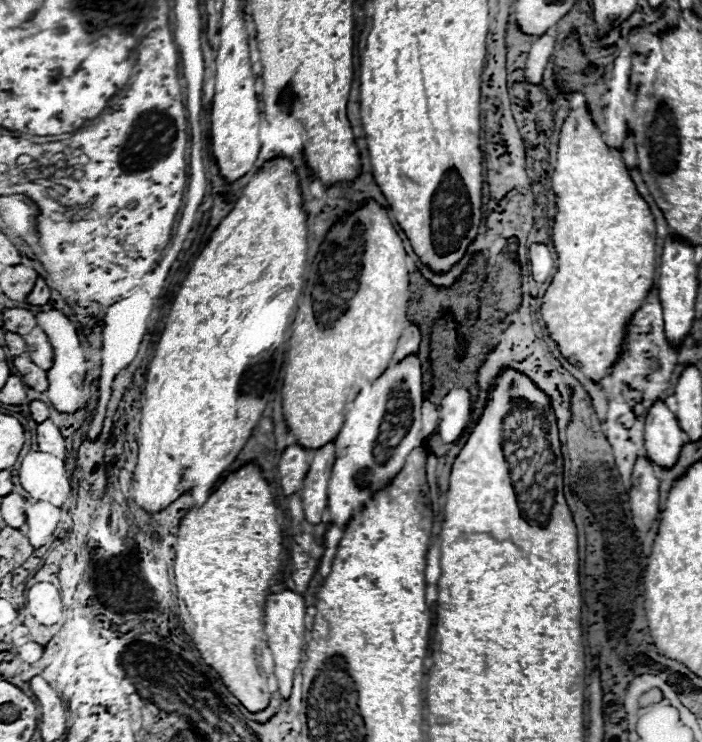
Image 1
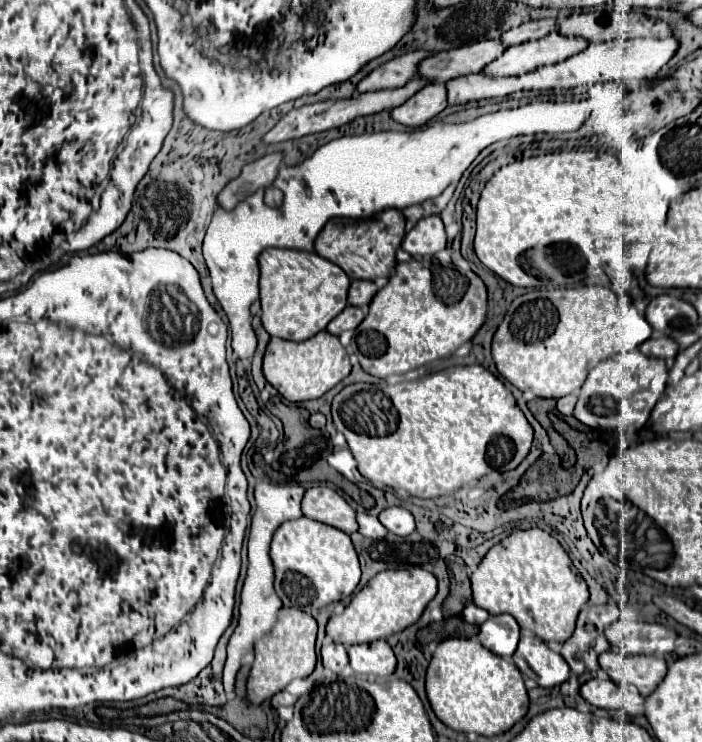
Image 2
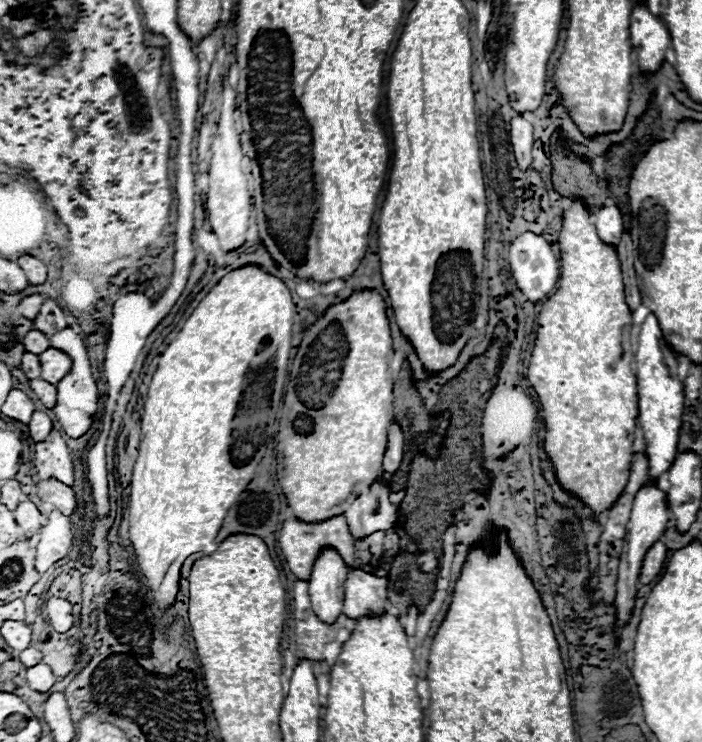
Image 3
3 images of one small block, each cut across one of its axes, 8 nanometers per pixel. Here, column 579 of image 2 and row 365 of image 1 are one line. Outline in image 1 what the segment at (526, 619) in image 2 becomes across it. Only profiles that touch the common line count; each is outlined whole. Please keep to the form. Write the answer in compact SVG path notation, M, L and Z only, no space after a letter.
M586 106L572 110L560 128L552 190L556 194L552 240L558 254L558 270L554 272L550 286L542 296L540 316L550 338L558 344L560 354L594 384L600 384L604 374L622 352L620 344L626 336L626 326L630 326L630 318L646 300L650 286L654 286L656 226L648 204L634 188L634 182L620 158L620 152L610 150L604 144L602 134L592 124Z

